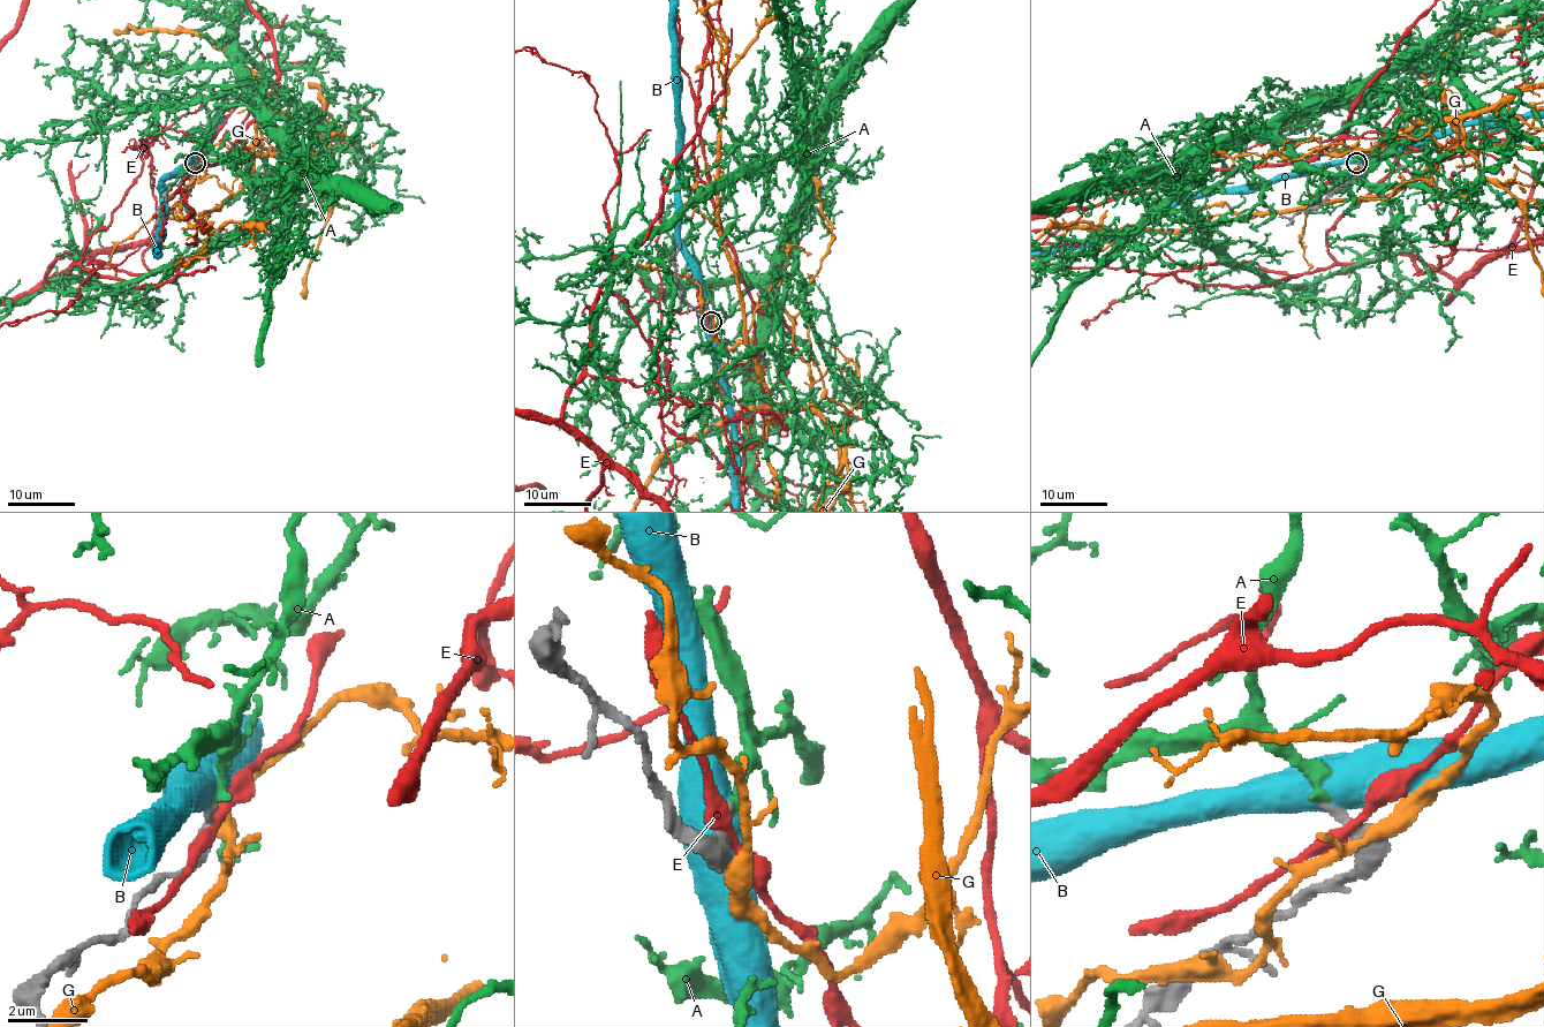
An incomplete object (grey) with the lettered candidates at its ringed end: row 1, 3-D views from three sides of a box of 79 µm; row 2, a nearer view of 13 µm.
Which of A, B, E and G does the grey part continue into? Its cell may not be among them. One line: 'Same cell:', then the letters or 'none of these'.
Same cell: A

